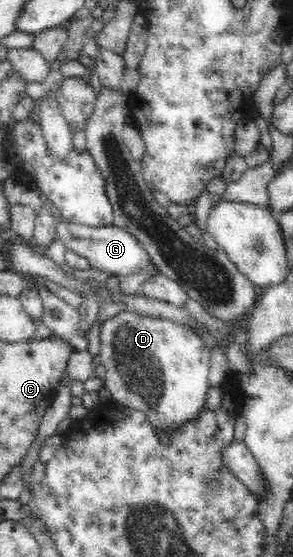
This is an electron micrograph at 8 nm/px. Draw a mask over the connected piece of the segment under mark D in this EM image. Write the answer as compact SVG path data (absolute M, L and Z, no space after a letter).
M126 309L103 321L100 331L101 347L98 355L101 366L106 370L104 391L110 392L115 402L130 410L143 411L147 420L155 426L163 444L168 444L172 435L182 425L196 420L196 417L207 409L206 395L211 387L208 380L210 349L192 330L166 319L142 316Z

